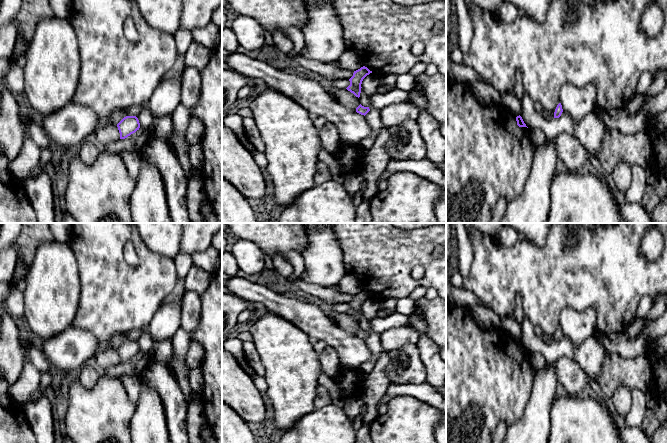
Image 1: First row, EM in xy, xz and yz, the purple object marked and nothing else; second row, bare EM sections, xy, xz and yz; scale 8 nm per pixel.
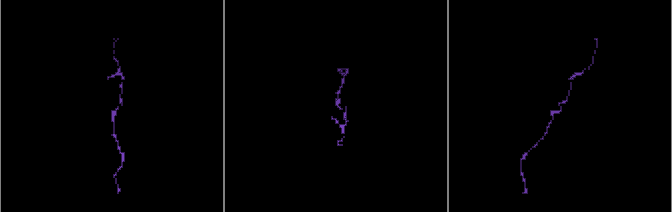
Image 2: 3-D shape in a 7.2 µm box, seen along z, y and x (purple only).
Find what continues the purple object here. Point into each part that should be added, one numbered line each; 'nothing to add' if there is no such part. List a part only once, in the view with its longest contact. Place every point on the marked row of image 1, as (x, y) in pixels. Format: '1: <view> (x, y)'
nothing to add

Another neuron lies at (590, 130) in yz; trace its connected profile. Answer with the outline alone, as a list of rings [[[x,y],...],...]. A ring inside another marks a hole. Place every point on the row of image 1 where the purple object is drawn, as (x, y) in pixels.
[[[526,92],[521,99],[521,106],[520,116],[528,128],[541,129],[548,139],[560,133],[567,133],[578,139],[591,155],[599,152],[607,127],[593,112],[586,115],[579,123],[575,123],[565,112],[562,112],[559,118],[547,120],[535,111],[534,102]]]

